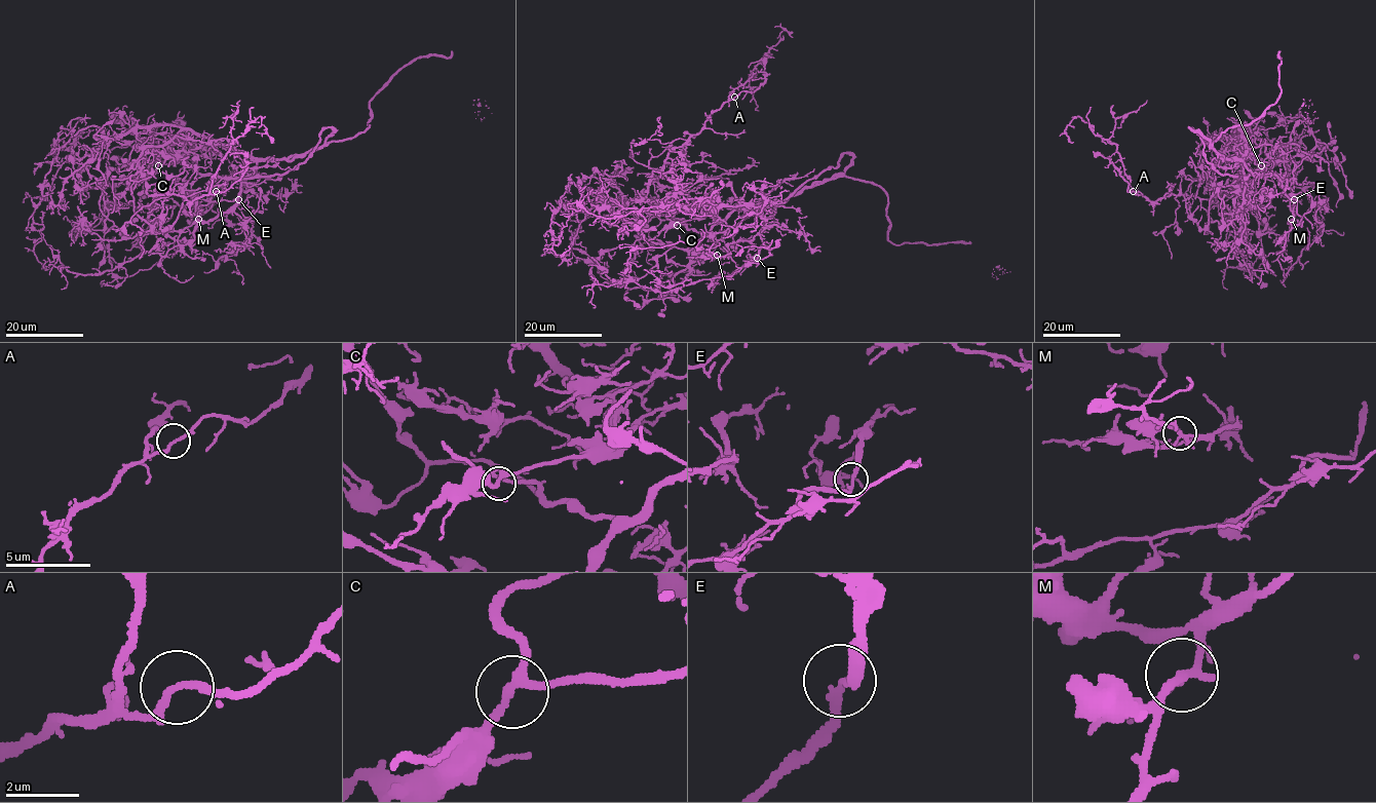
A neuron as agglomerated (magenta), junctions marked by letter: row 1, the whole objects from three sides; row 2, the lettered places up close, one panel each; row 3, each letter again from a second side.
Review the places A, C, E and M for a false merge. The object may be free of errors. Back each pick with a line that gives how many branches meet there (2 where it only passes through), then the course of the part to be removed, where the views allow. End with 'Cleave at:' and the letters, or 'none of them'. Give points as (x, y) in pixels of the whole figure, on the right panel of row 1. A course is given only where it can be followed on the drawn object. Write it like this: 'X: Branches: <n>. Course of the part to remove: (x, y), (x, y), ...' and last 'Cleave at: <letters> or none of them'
Cleave at: none of them

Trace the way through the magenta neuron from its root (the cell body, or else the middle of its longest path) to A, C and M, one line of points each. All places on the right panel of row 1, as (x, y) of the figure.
A: (1247, 149), (1238, 129), (1238, 134), (1223, 147), (1216, 164), (1193, 195), (1171, 194), (1150, 201), (1133, 191)
C: (1247, 149), (1243, 139), (1243, 147), (1255, 163), (1261, 165)
M: (1247, 149), (1243, 161), (1253, 175), (1273, 173), (1278, 179), (1290, 197), (1291, 219)

